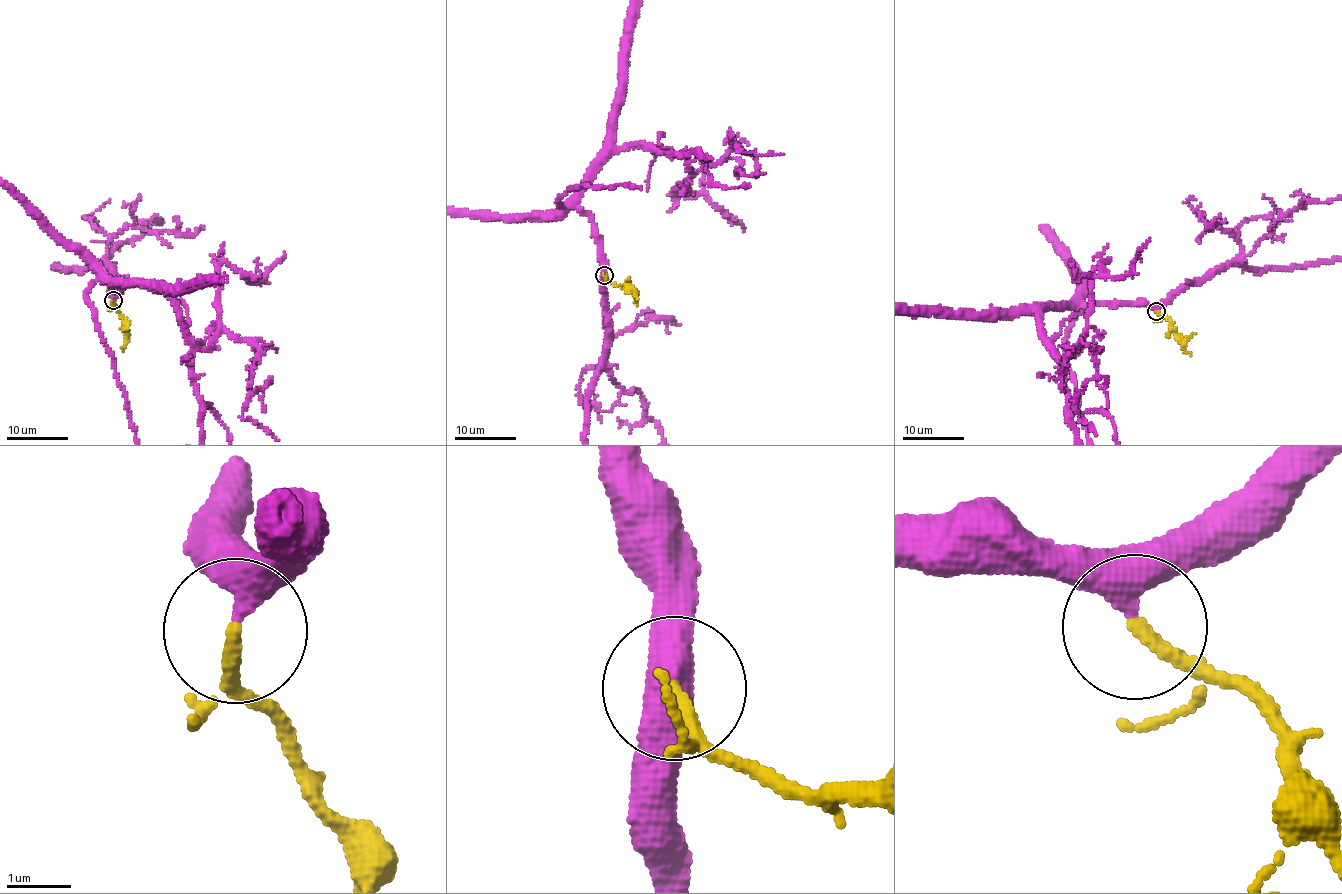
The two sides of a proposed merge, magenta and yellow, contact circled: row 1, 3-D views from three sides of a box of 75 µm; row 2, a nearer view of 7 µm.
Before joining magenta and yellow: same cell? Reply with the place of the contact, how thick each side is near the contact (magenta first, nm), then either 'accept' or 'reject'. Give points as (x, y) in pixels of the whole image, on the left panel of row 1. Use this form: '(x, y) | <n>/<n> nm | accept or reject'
(113, 300) | 360/220 nm | accept

